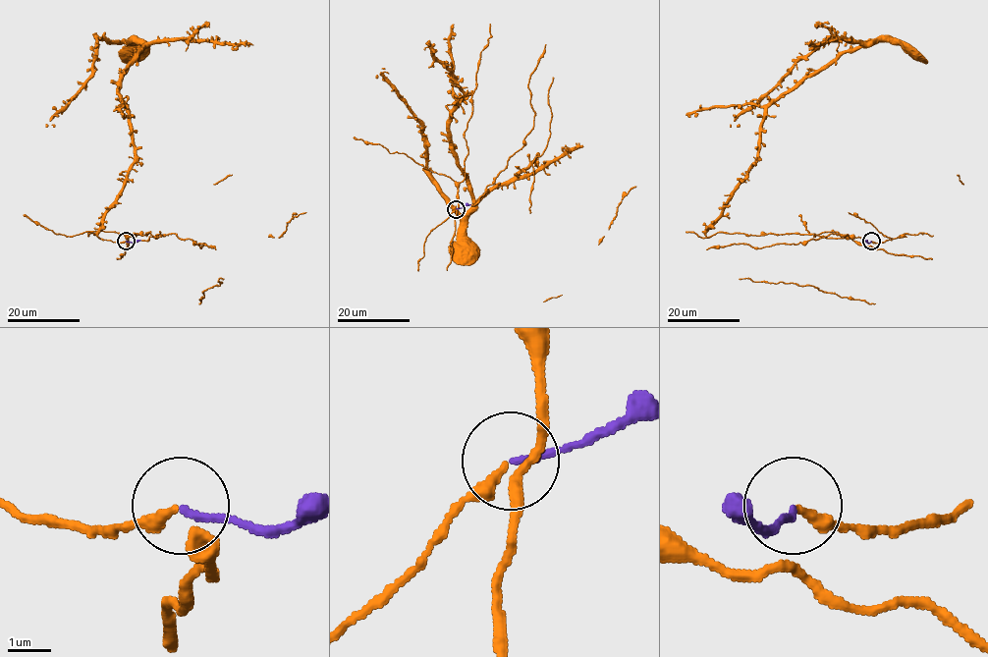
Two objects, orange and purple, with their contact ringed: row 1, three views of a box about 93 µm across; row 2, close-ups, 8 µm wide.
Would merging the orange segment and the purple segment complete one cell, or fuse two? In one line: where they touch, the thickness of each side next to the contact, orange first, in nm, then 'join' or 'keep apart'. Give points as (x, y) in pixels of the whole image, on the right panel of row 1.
(871, 241) | 280/140 nm | join

